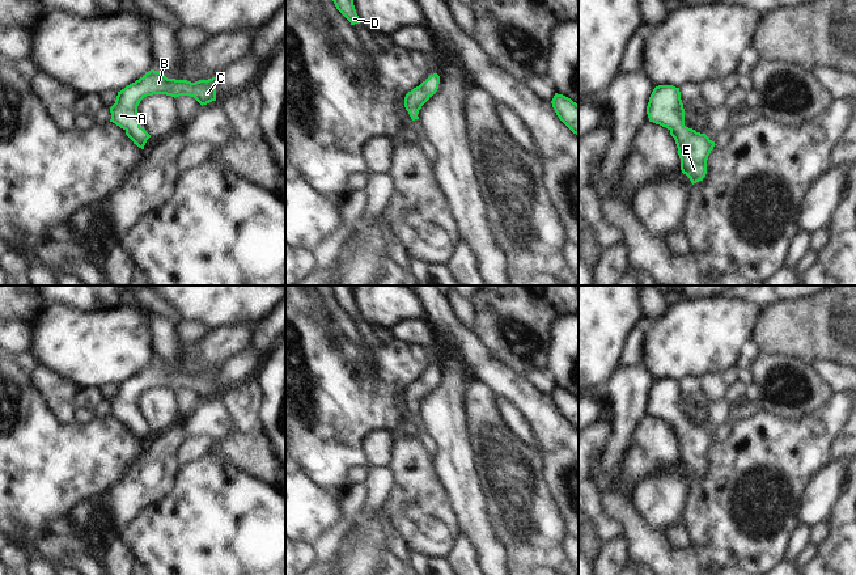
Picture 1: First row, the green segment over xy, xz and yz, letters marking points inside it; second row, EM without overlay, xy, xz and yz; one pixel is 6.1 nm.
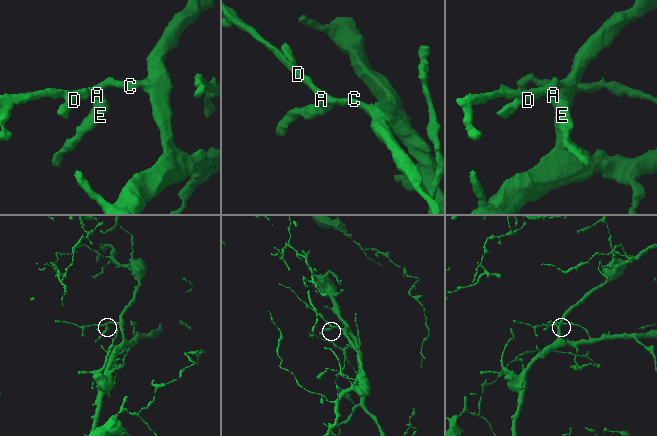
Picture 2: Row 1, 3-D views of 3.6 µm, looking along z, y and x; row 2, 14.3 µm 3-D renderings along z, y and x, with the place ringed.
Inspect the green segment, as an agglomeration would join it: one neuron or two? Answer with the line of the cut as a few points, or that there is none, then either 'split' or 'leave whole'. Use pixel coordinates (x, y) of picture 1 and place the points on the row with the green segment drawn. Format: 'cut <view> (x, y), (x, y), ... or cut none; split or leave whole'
cut none; leave whole

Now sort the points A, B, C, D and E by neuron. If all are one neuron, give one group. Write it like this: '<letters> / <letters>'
A B C D E

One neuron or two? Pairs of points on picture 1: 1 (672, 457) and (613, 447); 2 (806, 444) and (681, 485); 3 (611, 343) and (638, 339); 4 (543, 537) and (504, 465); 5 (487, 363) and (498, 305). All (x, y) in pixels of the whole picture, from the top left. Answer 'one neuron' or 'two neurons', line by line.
1: two neurons
2: two neurons
3: two neurons
4: one neuron
5: two neurons

